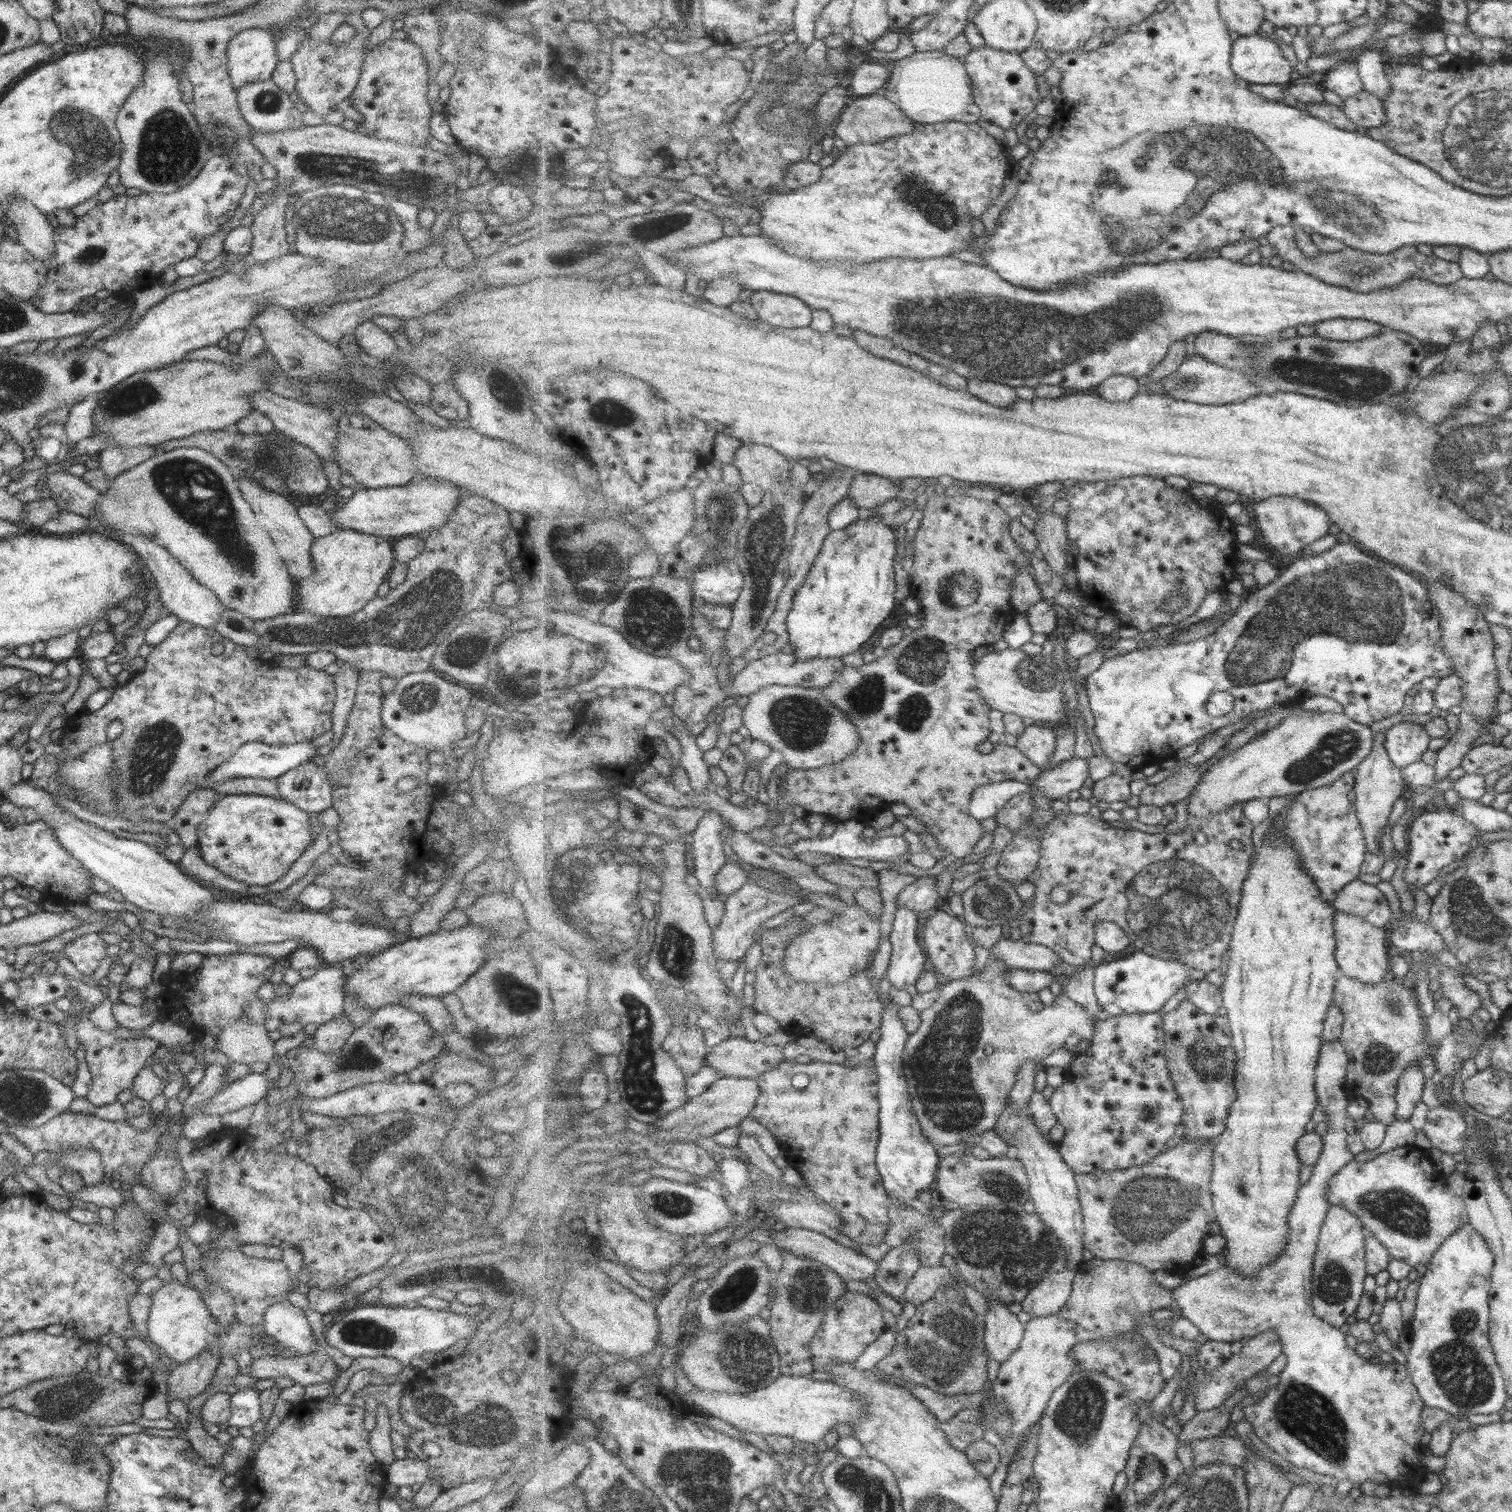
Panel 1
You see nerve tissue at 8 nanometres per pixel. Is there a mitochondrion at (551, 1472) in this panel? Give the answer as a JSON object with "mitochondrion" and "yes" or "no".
{"mitochondrion":"no"}

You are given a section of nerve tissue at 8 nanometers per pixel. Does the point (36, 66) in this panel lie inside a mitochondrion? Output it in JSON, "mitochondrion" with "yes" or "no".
{"mitochondrion":"no"}

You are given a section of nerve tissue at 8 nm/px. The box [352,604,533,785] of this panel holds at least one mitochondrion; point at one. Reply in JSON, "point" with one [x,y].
{"point":[420,700]}

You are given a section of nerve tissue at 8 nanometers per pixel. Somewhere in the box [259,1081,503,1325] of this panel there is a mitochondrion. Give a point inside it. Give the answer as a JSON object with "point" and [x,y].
{"point":[415,1179]}

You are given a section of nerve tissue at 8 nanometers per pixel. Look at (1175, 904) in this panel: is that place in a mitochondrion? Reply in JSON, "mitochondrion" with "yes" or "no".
{"mitochondrion":"yes"}

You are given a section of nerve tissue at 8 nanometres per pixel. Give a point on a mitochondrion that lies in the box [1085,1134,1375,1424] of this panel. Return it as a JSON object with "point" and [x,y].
{"point":[1149,1210]}

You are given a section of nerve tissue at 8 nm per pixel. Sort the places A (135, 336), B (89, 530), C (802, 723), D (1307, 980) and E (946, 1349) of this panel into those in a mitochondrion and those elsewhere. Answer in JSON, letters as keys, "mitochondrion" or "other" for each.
{"A":"other","B":"other","C":"mitochondrion","D":"other","E":"mitochondrion"}

